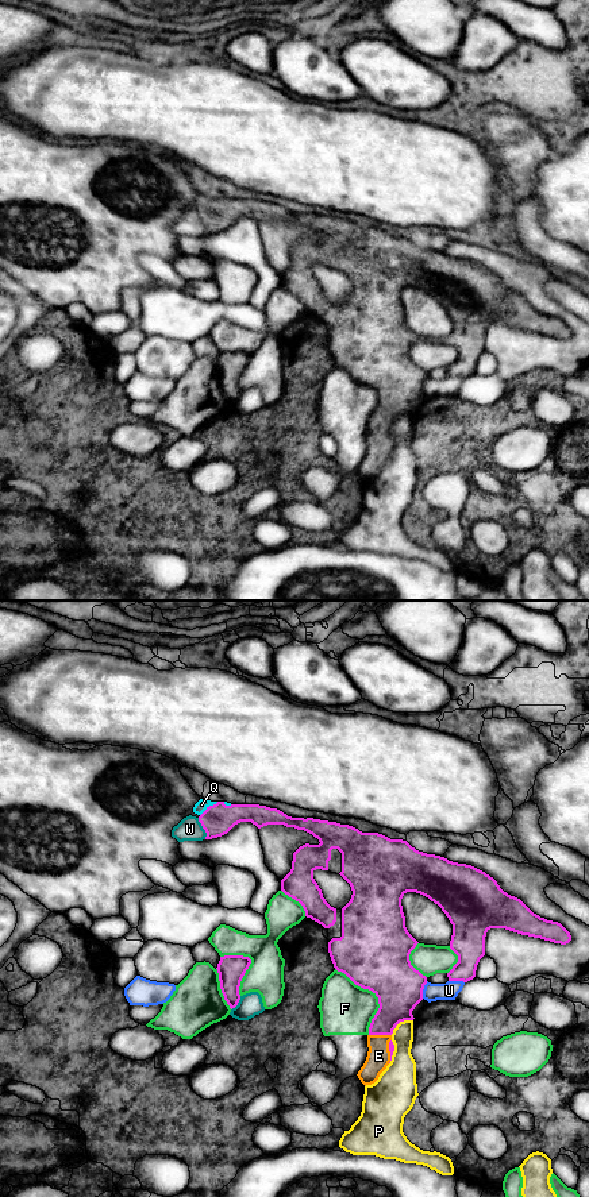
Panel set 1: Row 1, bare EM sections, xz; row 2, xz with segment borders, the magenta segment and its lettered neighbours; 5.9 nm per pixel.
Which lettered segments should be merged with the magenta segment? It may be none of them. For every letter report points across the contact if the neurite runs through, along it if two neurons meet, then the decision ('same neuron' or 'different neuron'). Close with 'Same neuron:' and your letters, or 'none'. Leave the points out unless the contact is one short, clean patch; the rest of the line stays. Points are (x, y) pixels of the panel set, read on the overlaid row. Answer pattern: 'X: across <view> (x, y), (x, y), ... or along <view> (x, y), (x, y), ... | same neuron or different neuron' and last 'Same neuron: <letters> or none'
E: across xz (397, 996), (396, 1006), (380, 1034), (378, 1055) | same neuron
F: different neuron
P: along xz (412, 1019), (400, 1022), (391, 1034) | different neuron
Q: same neuron
U: different neuron
W: different neuron
Same neuron: E, Q

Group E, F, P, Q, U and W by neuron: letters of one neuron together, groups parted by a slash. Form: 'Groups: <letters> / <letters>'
Groups: E Q / F / P / U / W

